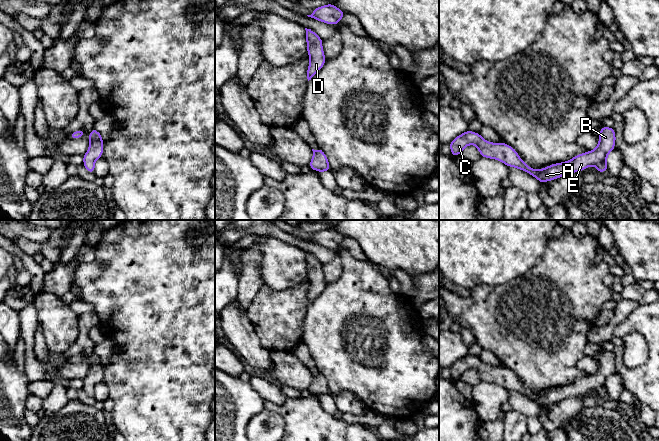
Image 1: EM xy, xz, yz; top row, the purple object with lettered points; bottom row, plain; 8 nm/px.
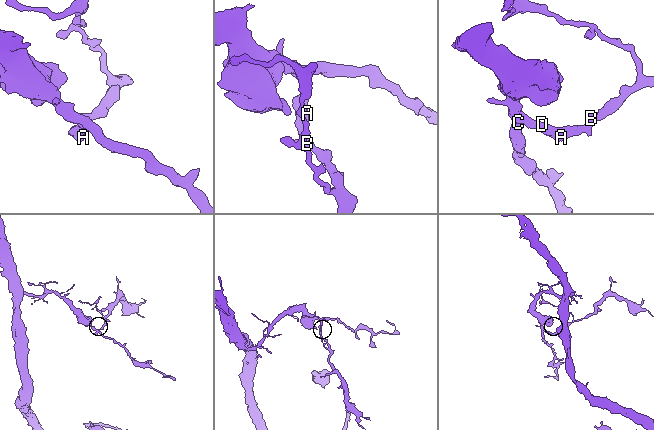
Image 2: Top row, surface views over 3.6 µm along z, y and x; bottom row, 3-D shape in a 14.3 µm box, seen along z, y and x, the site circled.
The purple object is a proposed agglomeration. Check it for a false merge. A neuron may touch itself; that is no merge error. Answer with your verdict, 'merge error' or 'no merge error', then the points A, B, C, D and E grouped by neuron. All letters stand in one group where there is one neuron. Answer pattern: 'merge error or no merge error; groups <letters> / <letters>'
no merge error; groups A B C D E

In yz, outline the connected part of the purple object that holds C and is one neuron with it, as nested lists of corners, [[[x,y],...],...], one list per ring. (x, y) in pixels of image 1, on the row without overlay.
[[[601,351],[597,371],[591,375],[574,380],[571,384],[551,388],[543,393],[529,391],[510,369],[499,366],[493,367],[485,364],[480,357],[470,354],[458,359],[450,367],[451,379],[456,381],[468,370],[475,369],[481,381],[496,383],[508,391],[515,391],[535,401],[541,408],[556,404],[566,398],[576,397],[595,390],[598,397],[606,396],[608,378],[614,375],[616,366],[613,351]]]

